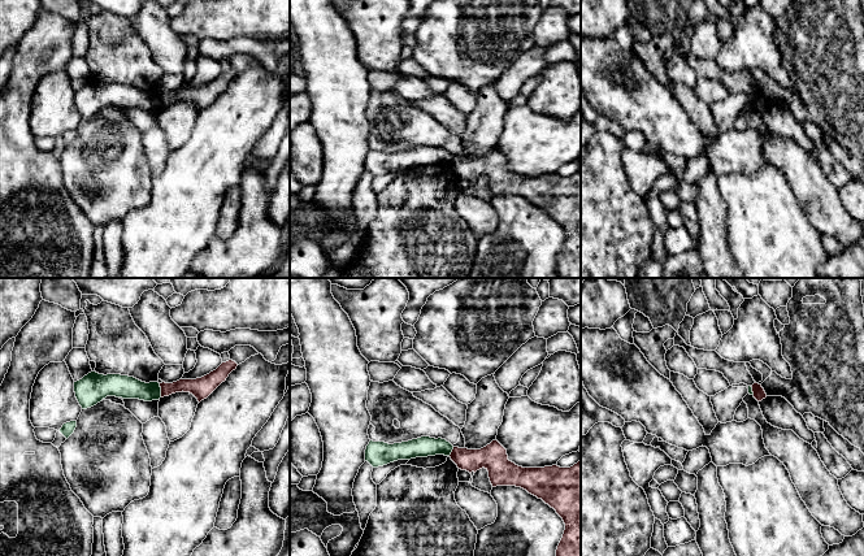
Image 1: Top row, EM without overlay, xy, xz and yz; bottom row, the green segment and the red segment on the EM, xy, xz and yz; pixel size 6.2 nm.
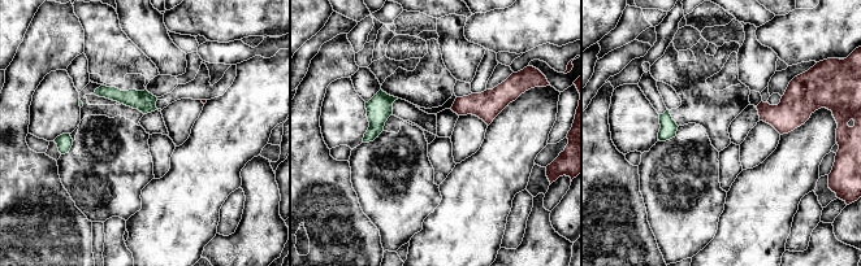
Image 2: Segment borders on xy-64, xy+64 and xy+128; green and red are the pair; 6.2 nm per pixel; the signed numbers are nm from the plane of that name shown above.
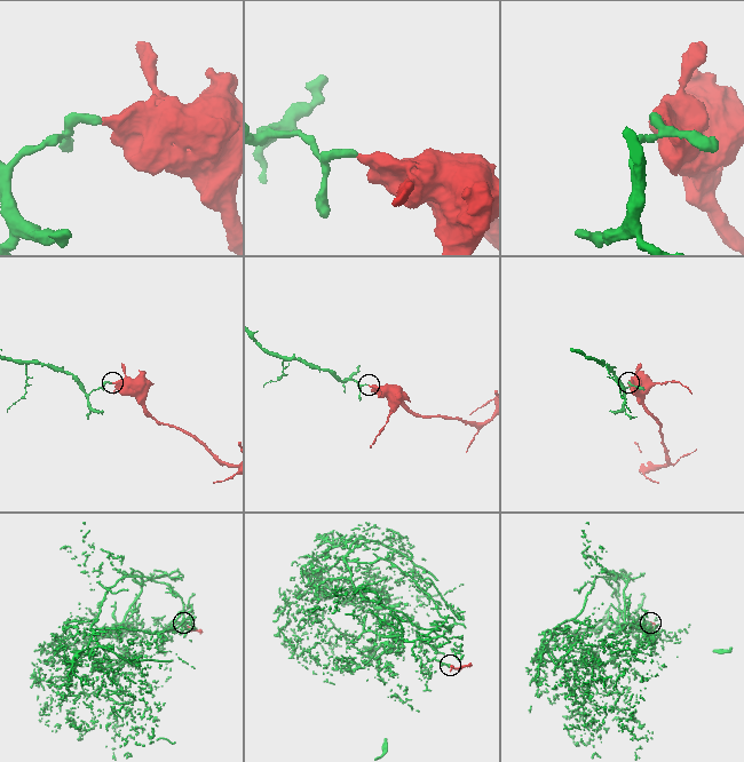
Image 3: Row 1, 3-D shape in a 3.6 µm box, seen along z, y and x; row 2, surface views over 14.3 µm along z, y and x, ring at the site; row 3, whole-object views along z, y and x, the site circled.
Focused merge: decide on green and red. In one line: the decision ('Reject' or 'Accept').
Reject

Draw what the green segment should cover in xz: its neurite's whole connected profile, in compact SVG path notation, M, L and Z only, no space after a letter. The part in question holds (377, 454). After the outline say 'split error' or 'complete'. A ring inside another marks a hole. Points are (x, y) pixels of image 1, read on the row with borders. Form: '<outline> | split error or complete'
M421 436L394 444L370 440L365 449L365 461L373 468L378 468L398 460L411 460L435 455L450 456L452 449L453 446L442 438Z | complete

